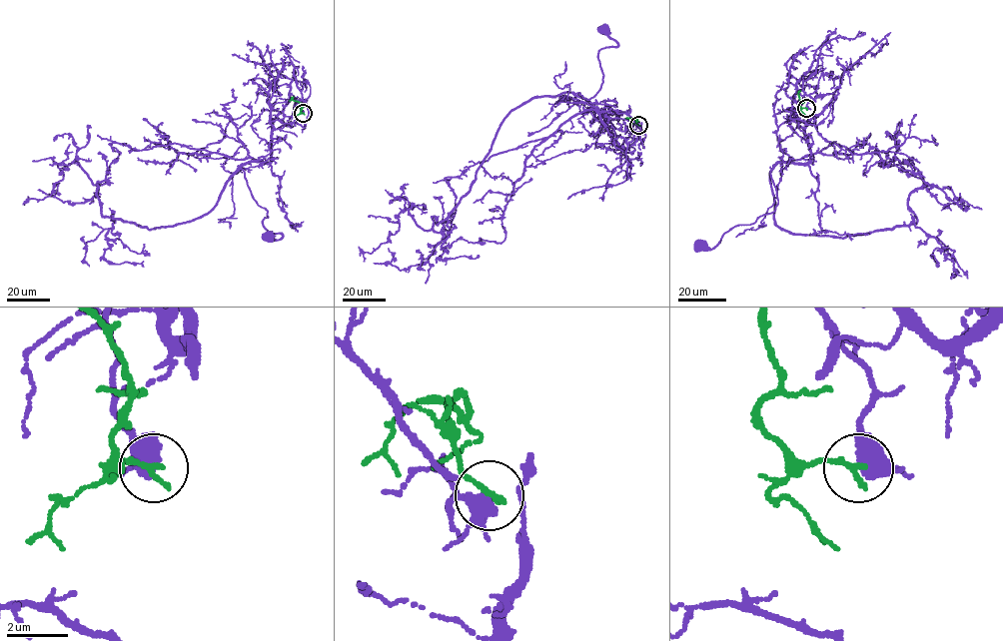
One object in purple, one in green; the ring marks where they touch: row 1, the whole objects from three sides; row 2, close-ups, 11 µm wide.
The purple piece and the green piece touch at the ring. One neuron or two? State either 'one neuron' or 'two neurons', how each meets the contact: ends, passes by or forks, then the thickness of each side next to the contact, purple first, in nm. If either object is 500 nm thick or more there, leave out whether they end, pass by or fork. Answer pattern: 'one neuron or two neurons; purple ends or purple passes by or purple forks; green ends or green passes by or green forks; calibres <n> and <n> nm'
two neurons; purple forks; green ends; calibres 400 and 220 nm

